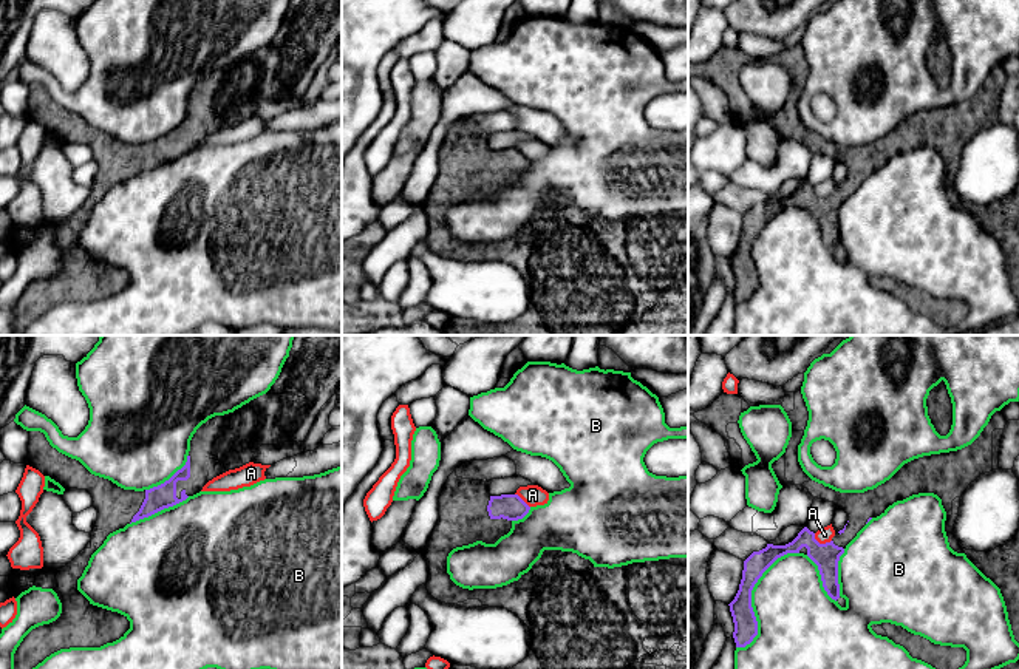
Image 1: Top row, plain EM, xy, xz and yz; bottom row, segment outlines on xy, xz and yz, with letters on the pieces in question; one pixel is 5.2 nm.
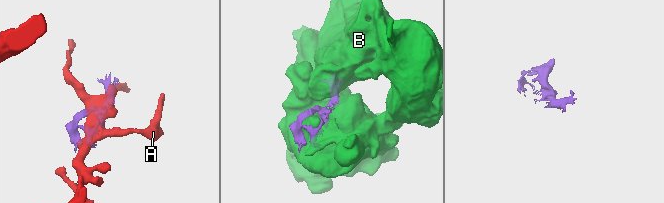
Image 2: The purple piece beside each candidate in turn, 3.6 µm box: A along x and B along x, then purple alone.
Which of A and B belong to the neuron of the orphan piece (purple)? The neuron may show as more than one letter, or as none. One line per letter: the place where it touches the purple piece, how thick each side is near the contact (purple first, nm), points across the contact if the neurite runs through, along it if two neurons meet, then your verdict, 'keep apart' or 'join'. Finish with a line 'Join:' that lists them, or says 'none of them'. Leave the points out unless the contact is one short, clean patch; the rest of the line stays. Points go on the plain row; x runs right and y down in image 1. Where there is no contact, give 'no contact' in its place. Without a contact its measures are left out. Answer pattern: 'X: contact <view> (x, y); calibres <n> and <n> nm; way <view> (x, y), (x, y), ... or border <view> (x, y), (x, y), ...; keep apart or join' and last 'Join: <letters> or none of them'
A: contact yz (821, 198); calibres 140 and 80 nm; keep apart
B: contact yz (750, 251); calibres 130 and 400 nm; keep apart
Join: none of them

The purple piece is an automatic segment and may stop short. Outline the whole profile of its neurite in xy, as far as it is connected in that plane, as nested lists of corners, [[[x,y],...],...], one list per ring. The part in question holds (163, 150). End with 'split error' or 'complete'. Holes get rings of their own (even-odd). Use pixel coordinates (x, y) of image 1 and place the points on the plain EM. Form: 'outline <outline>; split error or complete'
outline [[[292,0],[281,26],[271,43],[224,70],[215,70],[203,77],[190,94],[186,119],[169,134],[144,145],[124,144],[108,133],[91,128],[79,114],[71,113],[49,99],[45,88],[29,85],[26,119],[49,130],[63,142],[87,144],[97,164],[97,175],[91,184],[91,195],[65,221],[49,224],[56,227],[57,244],[63,250],[60,270],[32,283],[14,307],[14,334],[42,317],[51,307],[70,301],[101,301],[124,290],[130,283],[127,270],[93,260],[79,244],[82,230],[91,209],[104,198],[107,190],[130,176],[148,171],[164,162],[173,161],[203,144],[213,131],[249,117],[261,99],[277,99],[288,94],[305,96],[322,60],[336,48],[342,36],[342,0]]]; split error

